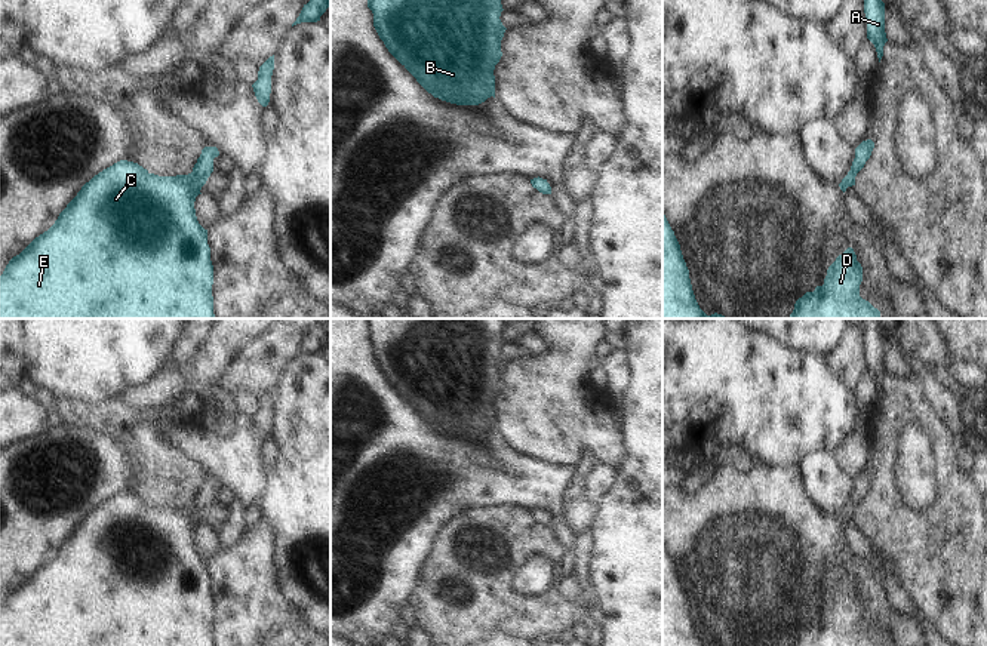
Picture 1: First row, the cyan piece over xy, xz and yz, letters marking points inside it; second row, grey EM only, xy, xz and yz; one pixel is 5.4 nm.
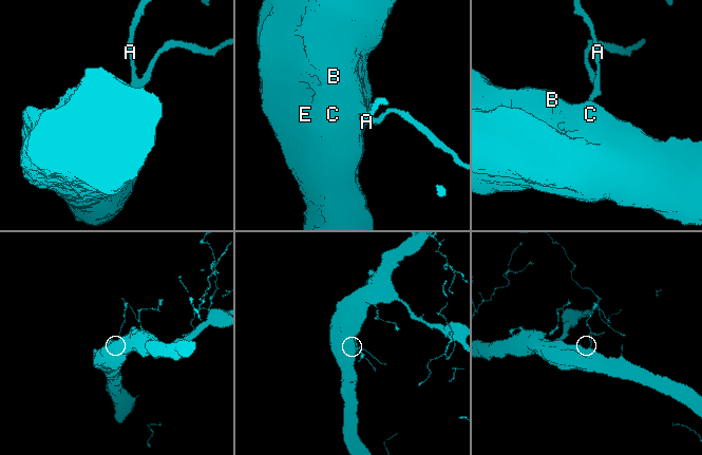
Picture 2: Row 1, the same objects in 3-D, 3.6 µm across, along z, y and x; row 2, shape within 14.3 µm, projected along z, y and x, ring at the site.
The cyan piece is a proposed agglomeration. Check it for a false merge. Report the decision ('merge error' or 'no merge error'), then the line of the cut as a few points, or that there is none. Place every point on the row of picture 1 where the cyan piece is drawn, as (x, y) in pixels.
no merge error | no cut

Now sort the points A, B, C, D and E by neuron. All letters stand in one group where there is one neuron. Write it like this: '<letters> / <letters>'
A B C D E

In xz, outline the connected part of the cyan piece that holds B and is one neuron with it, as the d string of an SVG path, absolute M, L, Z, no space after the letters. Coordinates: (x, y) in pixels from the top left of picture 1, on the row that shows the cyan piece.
M368 0L373 27L388 52L434 98L456 105L479 105L495 98L495 65L499 62L501 40L505 33L499 16L501 0Z

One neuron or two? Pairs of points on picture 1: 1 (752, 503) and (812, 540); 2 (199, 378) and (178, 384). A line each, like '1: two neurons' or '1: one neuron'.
1: one neuron
2: one neuron

